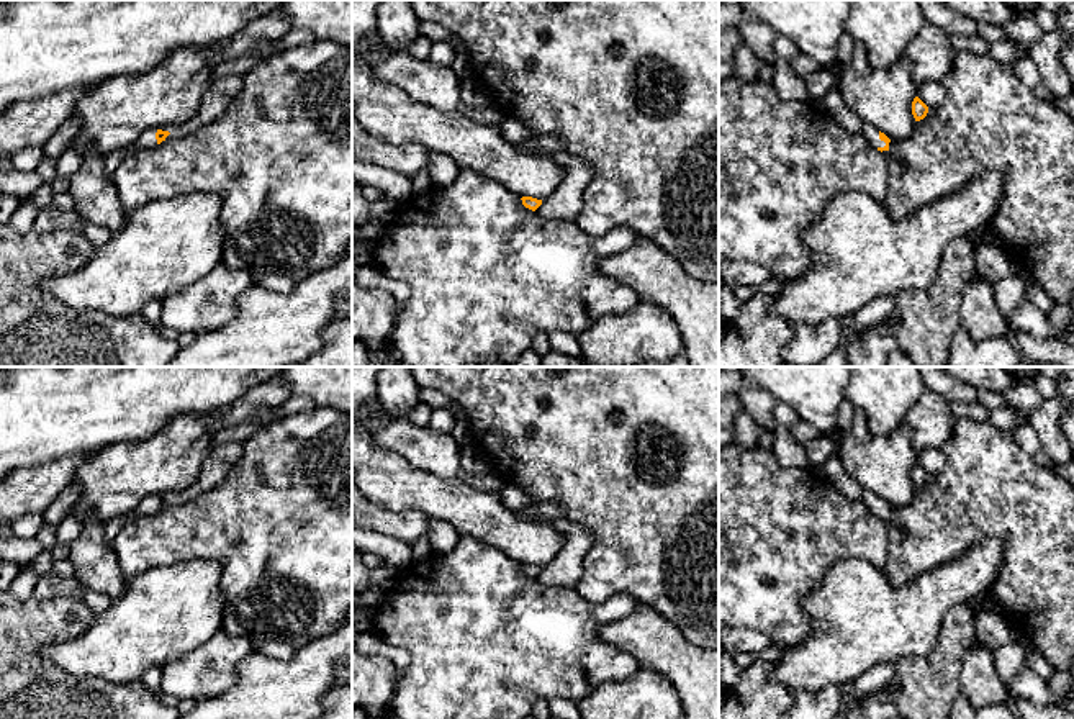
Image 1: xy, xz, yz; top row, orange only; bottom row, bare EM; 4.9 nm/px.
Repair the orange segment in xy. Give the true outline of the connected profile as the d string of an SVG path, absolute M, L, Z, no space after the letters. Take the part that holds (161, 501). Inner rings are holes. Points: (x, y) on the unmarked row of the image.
M149 495L138 504L138 508L129 516L118 516L110 519L108 522L105 522L105 542L108 545L113 545L116 536L120 534L126 522L133 521L138 516L154 514L165 508L169 501L170 501L169 498Z

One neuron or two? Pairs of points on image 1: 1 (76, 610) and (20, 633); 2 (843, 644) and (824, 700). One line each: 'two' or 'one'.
1: one
2: two

